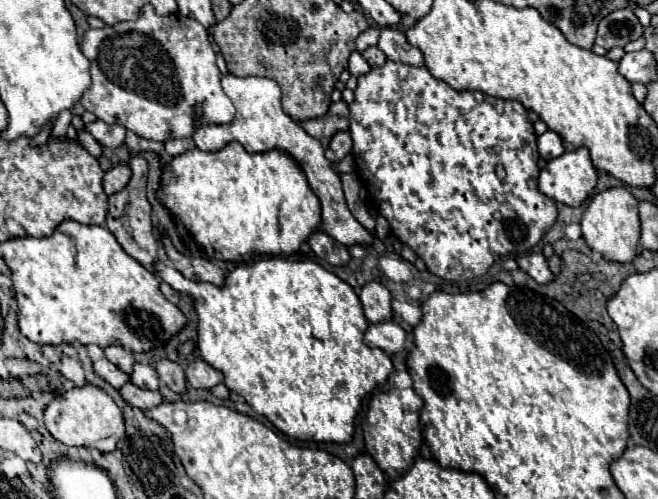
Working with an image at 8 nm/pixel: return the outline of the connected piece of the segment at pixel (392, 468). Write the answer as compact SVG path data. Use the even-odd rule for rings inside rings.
M392 388L376 392L368 404L368 412L364 414L362 432L364 432L366 452L392 480L400 478L410 468L412 460L418 456L418 446L422 444L420 408L422 408L422 398L412 388L404 388L402 392L398 388Z

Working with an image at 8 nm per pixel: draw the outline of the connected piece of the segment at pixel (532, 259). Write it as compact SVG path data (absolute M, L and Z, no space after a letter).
M530 252L530 254L526 254L526 256L518 256L516 262L518 262L518 266L520 266L526 274L530 274L538 284L548 284L548 282L554 280L554 274L552 274L550 268L548 268L548 260L544 258L542 252Z

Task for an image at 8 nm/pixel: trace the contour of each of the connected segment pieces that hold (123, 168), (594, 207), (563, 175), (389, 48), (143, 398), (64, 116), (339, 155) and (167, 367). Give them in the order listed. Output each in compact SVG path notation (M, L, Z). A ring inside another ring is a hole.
M116 164L112 166L106 174L104 174L104 180L102 180L102 186L104 186L104 192L110 196L110 194L116 194L118 190L122 190L128 180L130 180L132 172L130 172L130 166L128 164Z
M624 186L598 192L588 204L580 226L582 226L582 236L586 244L592 250L600 252L606 260L632 262L638 256L638 242L640 242L638 200Z
M586 148L564 152L540 172L538 188L546 196L566 206L580 206L596 188L598 172Z
M392 26L380 28L378 48L386 54L388 60L404 62L404 64L412 64L412 66L422 66L422 64L424 64L422 52L420 52L418 48L410 46L410 44L406 42L404 32L400 32L398 28L392 28Z
M134 384L122 386L120 394L130 406L136 406L140 410L152 410L154 406L164 402L164 396L158 390L144 390L144 388L138 388Z
M62 110L62 114L58 116L56 124L54 124L54 130L52 130L52 136L58 136L62 138L70 126L70 120L72 120L72 112L70 110Z
M338 132L330 140L330 146L326 150L326 158L330 162L340 162L350 150L352 150L352 138L350 138L350 134L348 132Z
M168 358L158 360L156 364L156 372L160 374L160 378L166 382L166 386L174 392L184 392L186 390L186 376L184 376L184 368Z

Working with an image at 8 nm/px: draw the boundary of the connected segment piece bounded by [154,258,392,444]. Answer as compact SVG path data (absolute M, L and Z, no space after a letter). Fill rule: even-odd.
M268 258L252 266L238 266L226 276L222 288L206 282L192 282L164 262L158 262L154 270L176 292L188 294L194 300L200 356L224 374L228 390L244 396L258 414L266 416L288 438L338 444L352 440L354 418L362 398L388 380L392 360L388 354L382 354L382 350L372 350L364 344L368 320L364 318L356 292L346 282L316 262L290 262L284 258Z

